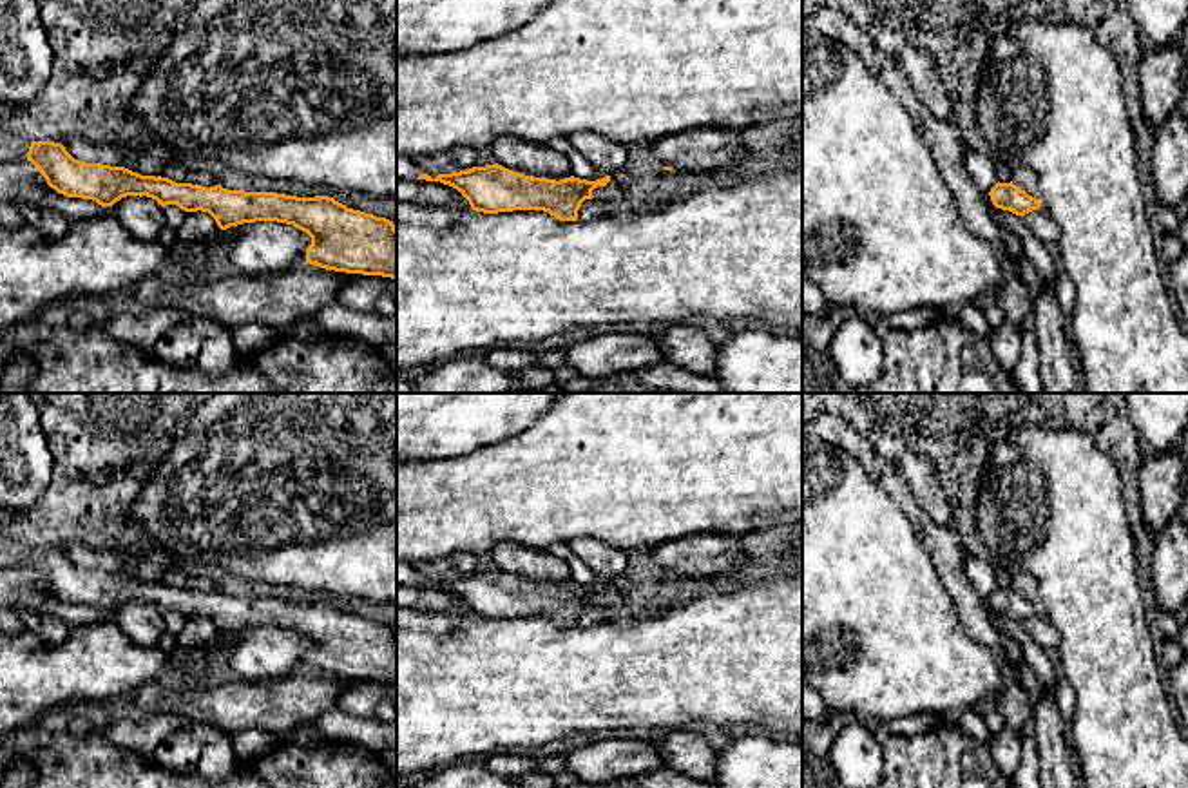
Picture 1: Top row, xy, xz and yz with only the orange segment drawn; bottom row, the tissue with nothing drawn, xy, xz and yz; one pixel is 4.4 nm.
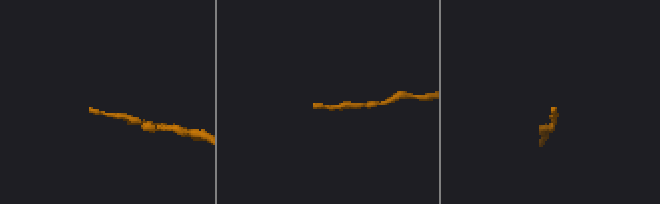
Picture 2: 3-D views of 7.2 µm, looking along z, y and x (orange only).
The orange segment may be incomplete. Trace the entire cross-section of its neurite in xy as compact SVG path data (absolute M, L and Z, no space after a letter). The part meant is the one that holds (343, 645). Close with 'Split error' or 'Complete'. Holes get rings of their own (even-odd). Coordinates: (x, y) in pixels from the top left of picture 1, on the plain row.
M0 533L0 569L9 567L31 567L58 600L92 605L101 612L112 612L127 601L147 601L161 612L208 618L221 636L255 627L293 630L311 643L306 656L310 670L397 685L393 627L348 614L328 601L297 603L176 589L125 572L78 567L62 549L27 547Z. Split error

